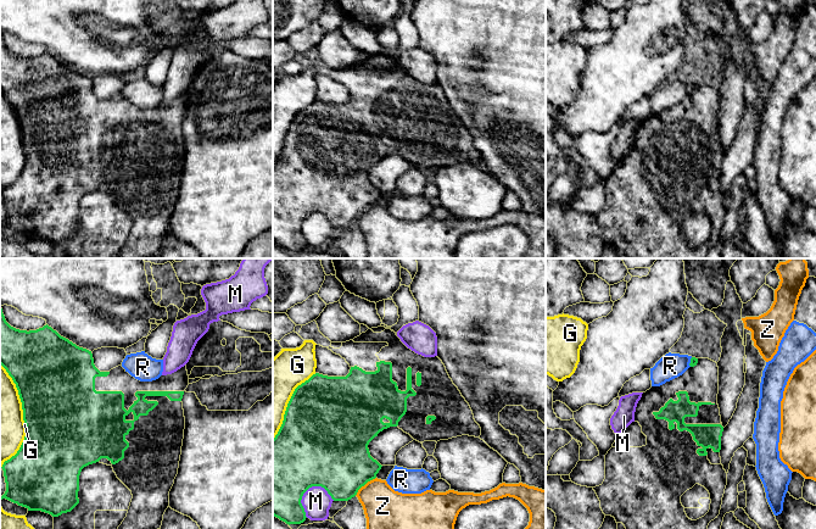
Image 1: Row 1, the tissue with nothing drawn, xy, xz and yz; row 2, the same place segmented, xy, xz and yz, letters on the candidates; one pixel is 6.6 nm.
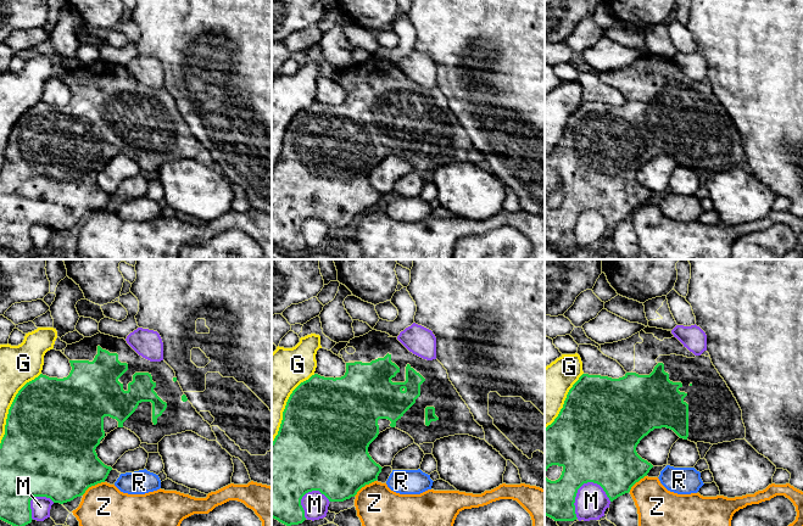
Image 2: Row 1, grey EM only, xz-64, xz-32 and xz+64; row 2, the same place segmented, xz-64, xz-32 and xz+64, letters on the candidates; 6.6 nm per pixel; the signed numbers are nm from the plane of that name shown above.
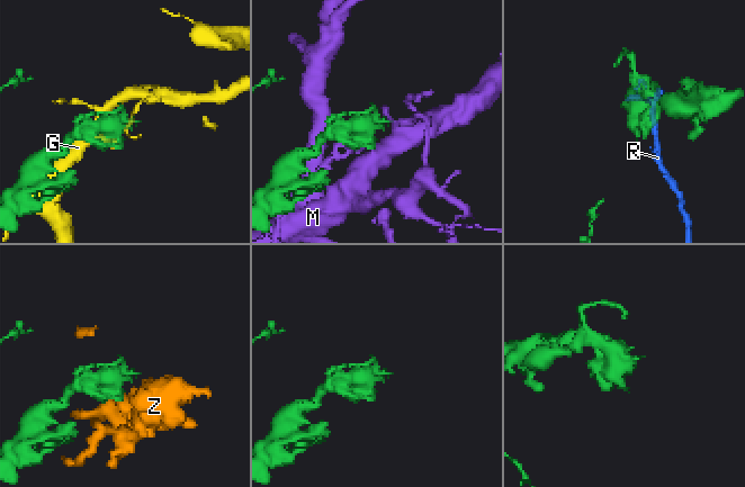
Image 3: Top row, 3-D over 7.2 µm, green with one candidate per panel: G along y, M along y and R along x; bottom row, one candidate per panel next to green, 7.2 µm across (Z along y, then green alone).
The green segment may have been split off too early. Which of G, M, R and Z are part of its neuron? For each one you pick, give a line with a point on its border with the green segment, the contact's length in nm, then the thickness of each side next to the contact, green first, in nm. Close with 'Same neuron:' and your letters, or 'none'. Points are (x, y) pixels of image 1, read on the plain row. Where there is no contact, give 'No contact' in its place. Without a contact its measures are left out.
Same neuron: none

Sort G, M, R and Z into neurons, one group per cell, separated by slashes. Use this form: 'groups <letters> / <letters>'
groups G / M / R / Z

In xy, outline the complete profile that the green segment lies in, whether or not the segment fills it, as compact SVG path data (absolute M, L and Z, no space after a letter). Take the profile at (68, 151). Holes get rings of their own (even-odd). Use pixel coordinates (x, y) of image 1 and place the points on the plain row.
M0 32L0 91L6 96L12 105L22 129L23 147L26 151L24 167L15 183L5 188L2 191L6 218L0 227L6 225L18 233L26 234L28 238L41 238L58 244L62 240L71 239L78 230L79 202L84 194L99 189L101 185L107 185L112 190L113 199L117 205L132 218L133 225L127 240L127 244L118 254L117 258L150 258L161 256L163 241L169 233L169 218L178 201L179 188L185 156L185 144L183 137L183 122L189 112L189 102L186 91L177 99L167 102L161 102L152 108L140 108L132 104L122 91L110 99L100 99L95 91L91 78L79 74L68 66L61 63L47 51L37 57L19 57L11 54L2 40Z

